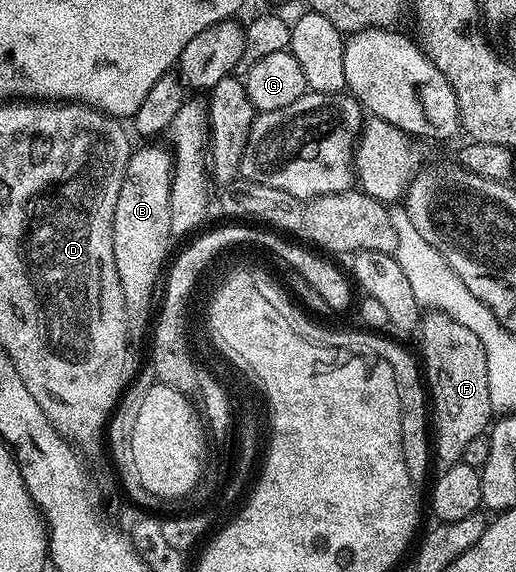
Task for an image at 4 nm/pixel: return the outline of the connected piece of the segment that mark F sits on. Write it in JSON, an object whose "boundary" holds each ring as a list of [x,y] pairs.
{"boundary":[[[438,312],[422,315],[417,337],[423,341],[421,362],[425,367],[429,406],[433,411],[434,457],[438,461],[440,458],[443,464],[462,462],[465,447],[472,440],[484,437],[493,422],[485,348],[481,348],[481,340],[469,332],[465,324],[457,324],[457,320]]]}

